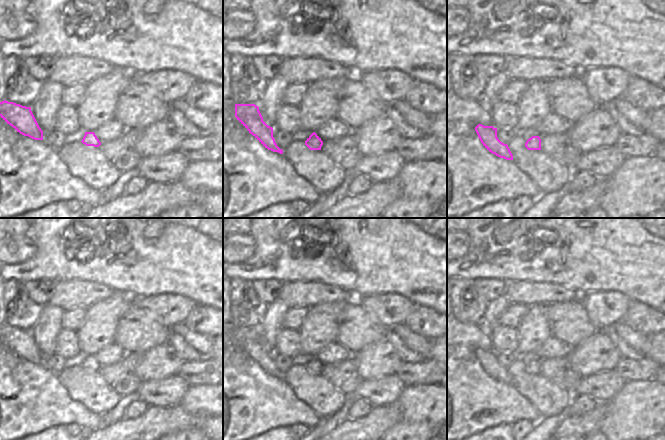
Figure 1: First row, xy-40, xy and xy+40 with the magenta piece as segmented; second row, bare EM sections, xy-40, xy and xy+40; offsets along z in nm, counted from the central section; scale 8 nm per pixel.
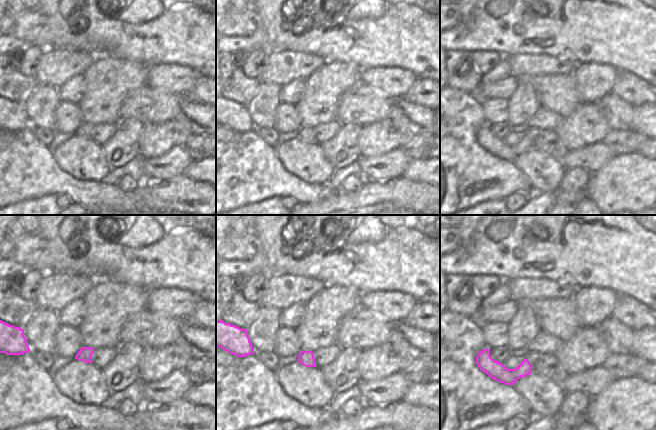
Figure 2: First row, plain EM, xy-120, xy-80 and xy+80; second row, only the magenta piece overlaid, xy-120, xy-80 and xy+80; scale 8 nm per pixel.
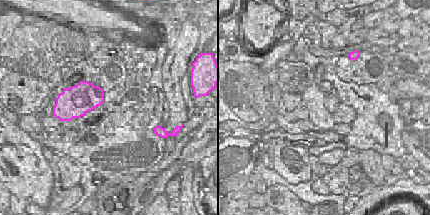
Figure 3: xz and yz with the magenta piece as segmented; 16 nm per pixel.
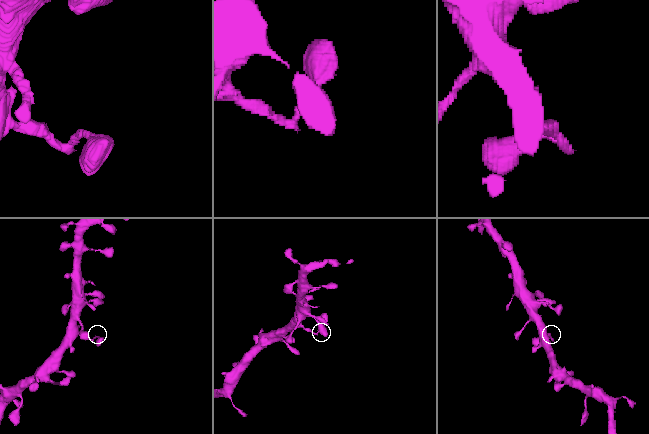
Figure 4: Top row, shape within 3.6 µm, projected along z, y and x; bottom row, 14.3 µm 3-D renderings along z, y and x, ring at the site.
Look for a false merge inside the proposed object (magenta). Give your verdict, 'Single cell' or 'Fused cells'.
Fused cells

